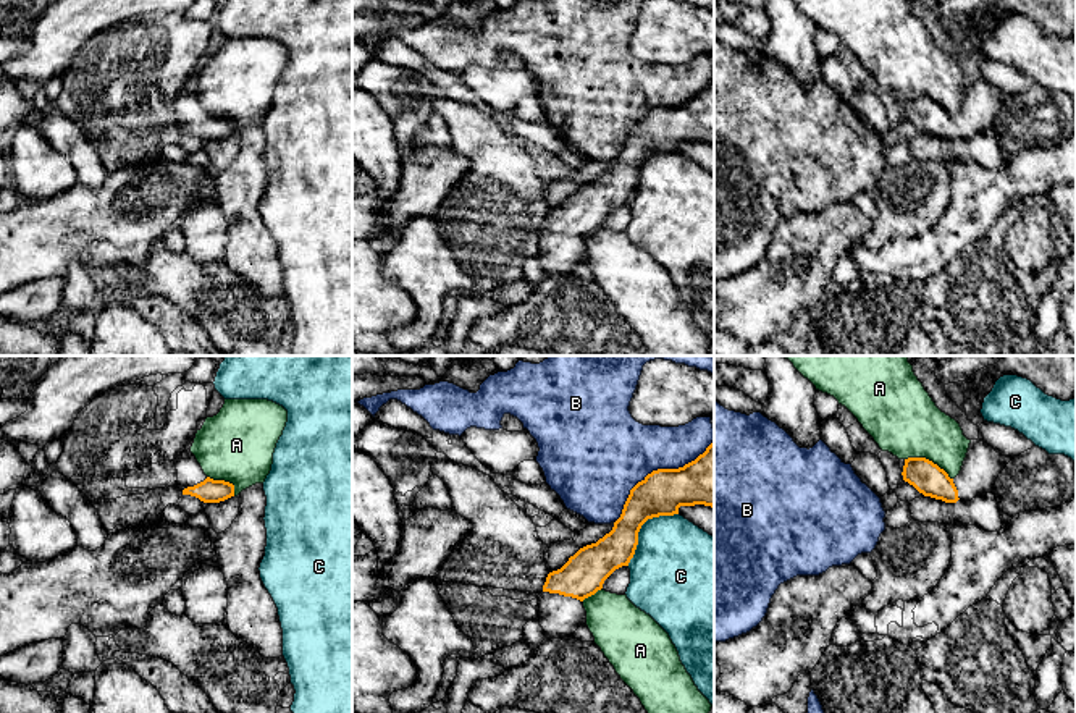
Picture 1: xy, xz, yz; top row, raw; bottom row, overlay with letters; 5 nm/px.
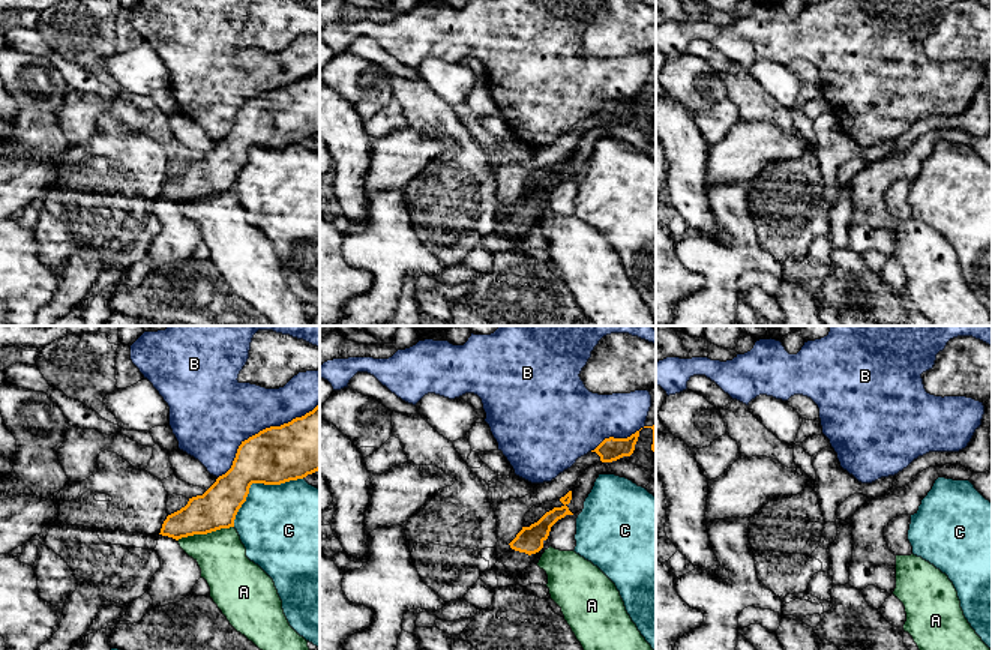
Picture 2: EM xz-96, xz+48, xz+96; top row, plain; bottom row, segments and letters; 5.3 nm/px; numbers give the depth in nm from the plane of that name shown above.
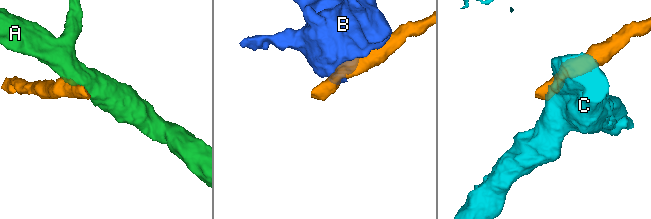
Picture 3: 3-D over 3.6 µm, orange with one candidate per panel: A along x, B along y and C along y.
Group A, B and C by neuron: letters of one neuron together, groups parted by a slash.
A / B / C

